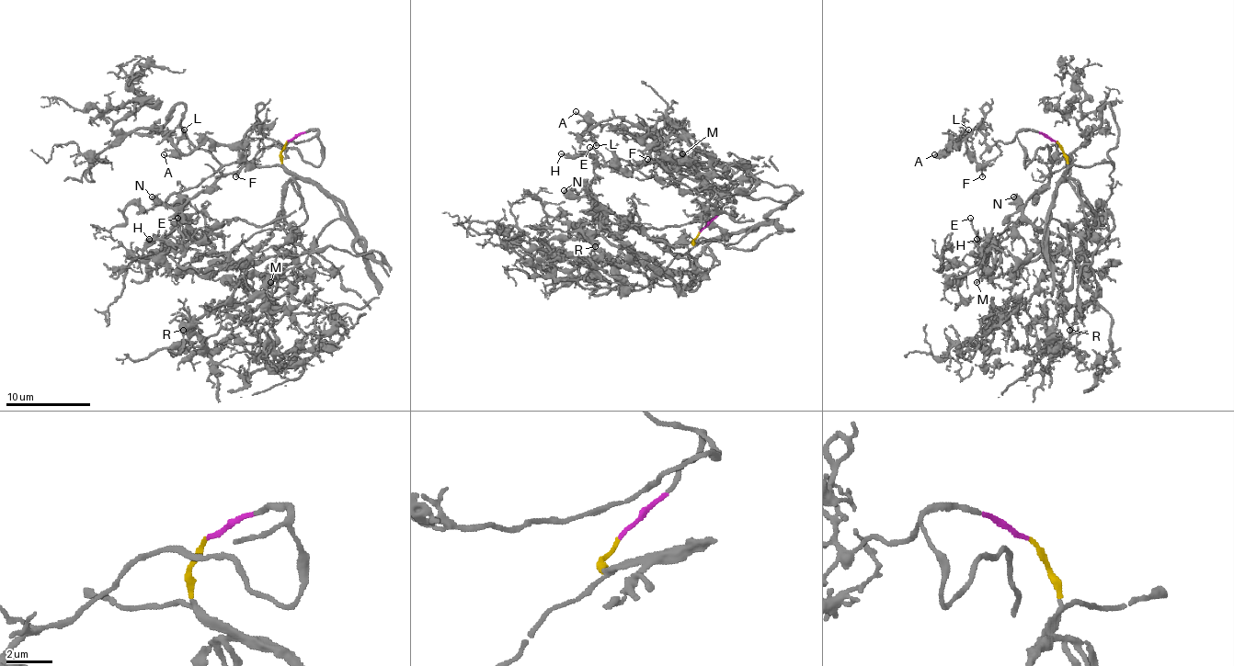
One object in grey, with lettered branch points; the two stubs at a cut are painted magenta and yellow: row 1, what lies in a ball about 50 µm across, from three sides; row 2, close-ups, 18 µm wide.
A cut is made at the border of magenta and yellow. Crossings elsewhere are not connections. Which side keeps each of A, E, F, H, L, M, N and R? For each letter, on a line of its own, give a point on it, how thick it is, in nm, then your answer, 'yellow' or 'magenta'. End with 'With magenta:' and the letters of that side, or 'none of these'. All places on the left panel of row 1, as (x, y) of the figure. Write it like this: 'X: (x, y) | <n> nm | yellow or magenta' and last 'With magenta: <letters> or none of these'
A: (164, 154) | 140 nm | magenta
E: (177, 218) | 130 nm | magenta
F: (235, 176) | 180 nm | magenta
H: (149, 239) | 300 nm | magenta
L: (184, 129) | 120 nm | magenta
M: (270, 282) | 180 nm | yellow
N: (152, 197) | 380 nm | magenta
R: (183, 330) | 110 nm | yellow
With magenta: A, E, F, H, L, N

